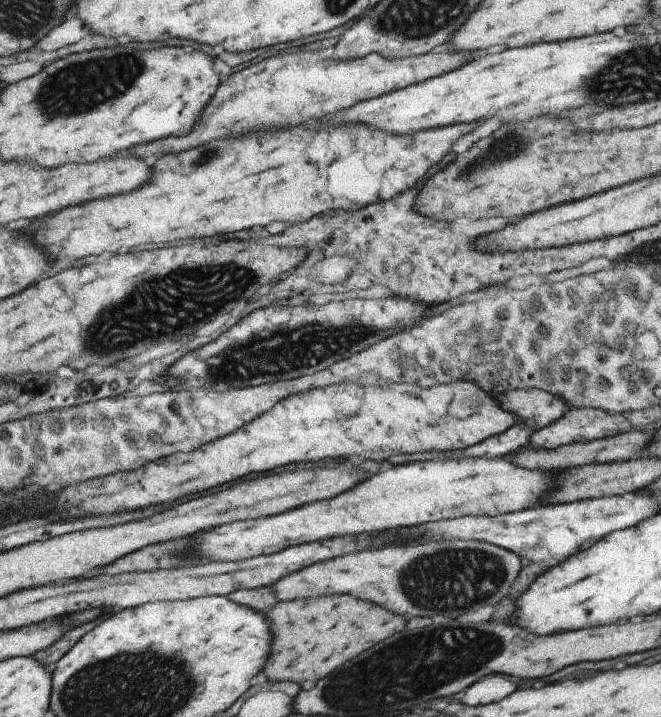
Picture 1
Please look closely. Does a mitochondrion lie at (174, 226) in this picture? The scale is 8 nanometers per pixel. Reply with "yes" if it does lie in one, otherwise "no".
no

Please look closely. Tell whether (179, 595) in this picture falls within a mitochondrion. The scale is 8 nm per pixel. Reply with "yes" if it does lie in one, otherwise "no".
no

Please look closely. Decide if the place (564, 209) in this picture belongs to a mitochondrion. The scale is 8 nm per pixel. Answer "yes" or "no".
no

